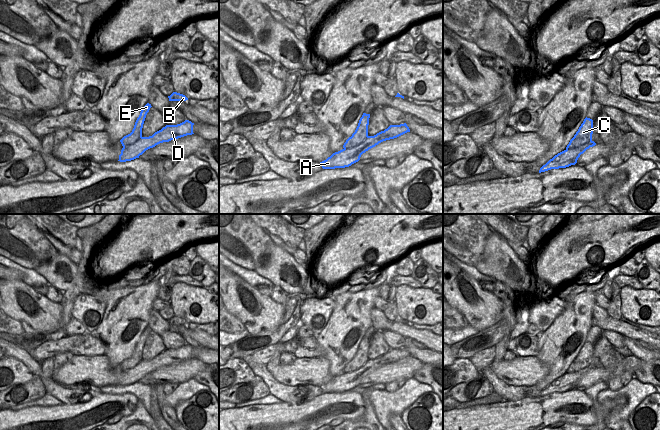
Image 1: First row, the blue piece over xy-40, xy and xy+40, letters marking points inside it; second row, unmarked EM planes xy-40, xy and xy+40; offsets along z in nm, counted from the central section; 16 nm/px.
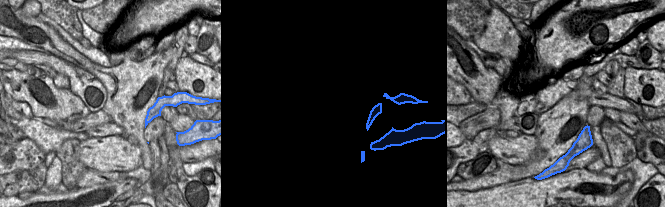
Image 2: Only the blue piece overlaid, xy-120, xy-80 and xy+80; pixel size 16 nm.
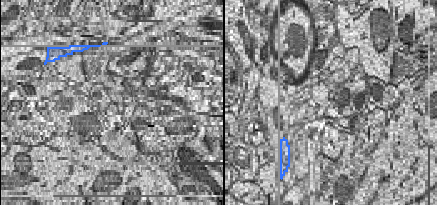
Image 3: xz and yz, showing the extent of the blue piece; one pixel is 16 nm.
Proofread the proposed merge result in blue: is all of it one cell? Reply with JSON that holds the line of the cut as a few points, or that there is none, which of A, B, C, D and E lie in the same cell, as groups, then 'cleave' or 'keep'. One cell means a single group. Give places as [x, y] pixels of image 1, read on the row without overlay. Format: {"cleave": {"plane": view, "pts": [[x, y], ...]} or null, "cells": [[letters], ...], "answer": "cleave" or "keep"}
{"cleave": {"plane": "xy+40", "pts": [[591, 363], [579, 370], [567, 372]]}, "cells": [["A", "D"], ["B", "C", "E"]], "answer": "cleave"}

